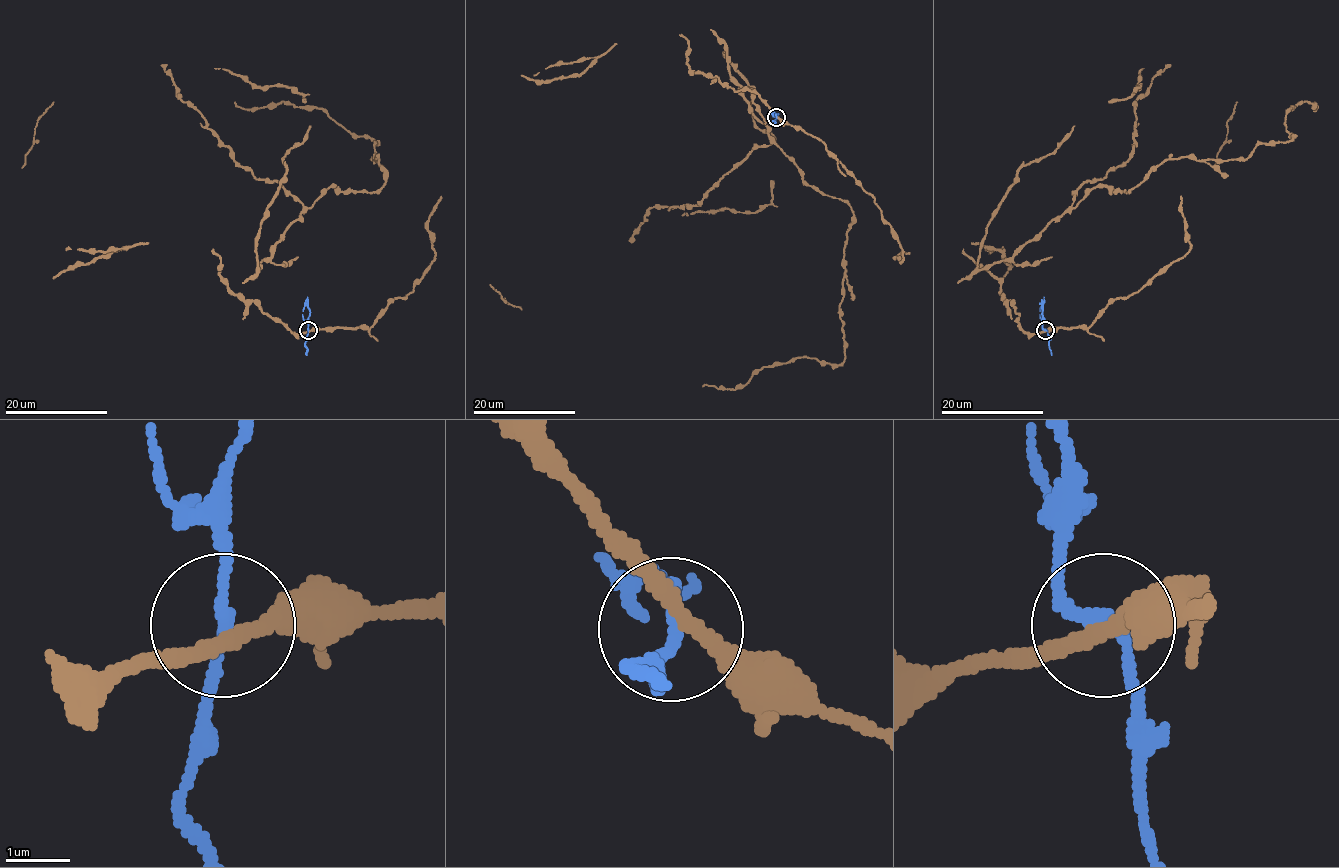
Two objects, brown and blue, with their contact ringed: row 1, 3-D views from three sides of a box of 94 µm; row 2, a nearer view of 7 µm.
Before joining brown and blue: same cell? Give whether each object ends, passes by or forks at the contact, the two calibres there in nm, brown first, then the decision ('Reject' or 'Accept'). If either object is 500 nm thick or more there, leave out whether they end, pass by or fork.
At the ring brown passes by. At the ring blue passes by. Thickness 260 nm (brown) against 170 nm. Reject

